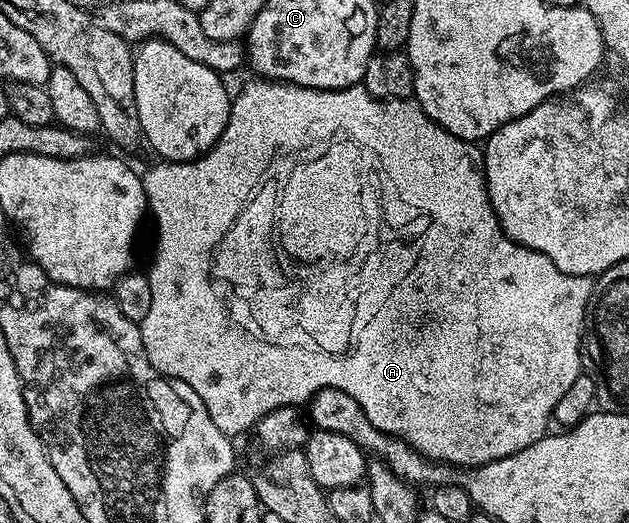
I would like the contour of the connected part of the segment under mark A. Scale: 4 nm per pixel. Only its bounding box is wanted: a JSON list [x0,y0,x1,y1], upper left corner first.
[138,78,592,470]

